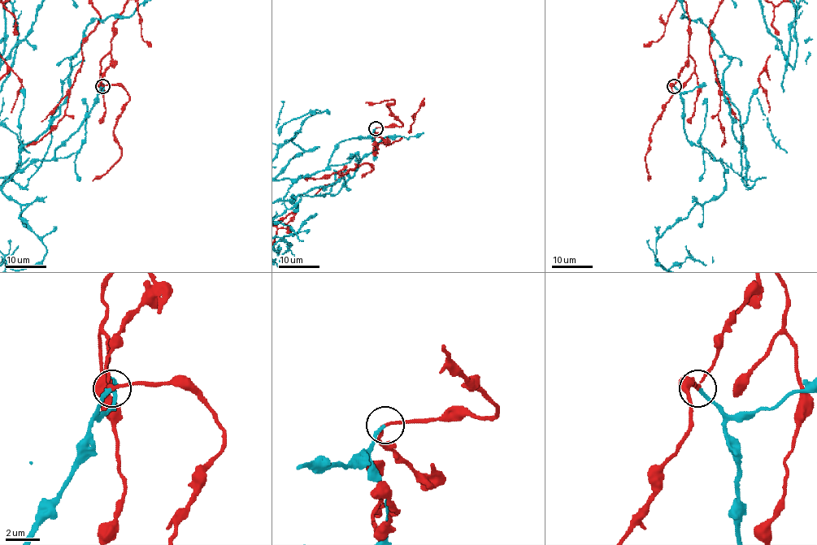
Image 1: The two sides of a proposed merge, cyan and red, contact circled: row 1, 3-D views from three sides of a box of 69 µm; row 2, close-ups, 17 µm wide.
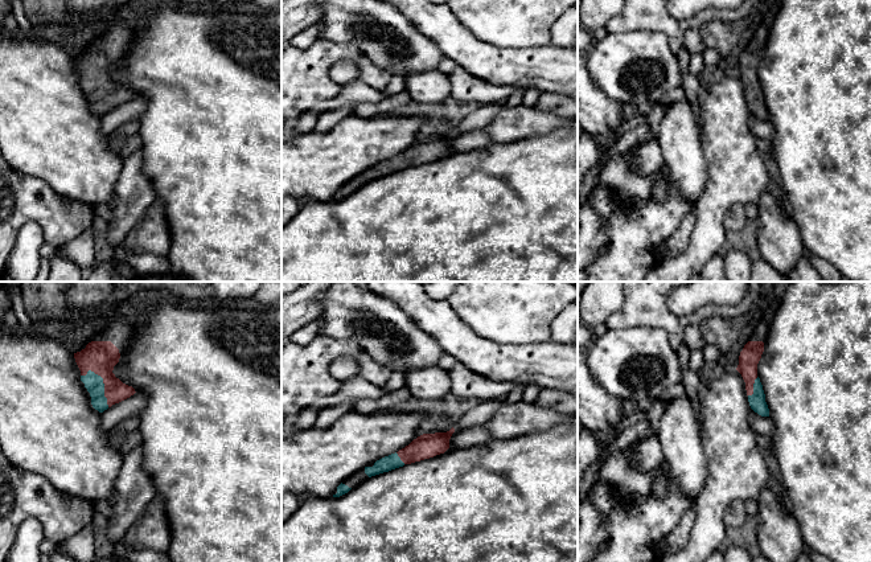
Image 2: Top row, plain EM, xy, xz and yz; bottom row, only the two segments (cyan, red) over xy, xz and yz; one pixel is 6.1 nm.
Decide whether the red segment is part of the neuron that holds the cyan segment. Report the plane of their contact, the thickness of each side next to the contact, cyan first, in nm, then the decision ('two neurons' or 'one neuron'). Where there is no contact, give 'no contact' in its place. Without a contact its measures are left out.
meets cyan in xy; 110 nm thick on the cyan side, 200 nm on the other; two neurons

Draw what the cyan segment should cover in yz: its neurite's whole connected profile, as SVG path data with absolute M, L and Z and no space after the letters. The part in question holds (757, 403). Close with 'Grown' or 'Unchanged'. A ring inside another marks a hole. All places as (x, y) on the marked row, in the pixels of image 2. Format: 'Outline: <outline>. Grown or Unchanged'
Outline: M757 377L753 383L753 394L748 395L751 409L761 417L769 417L769 409L765 402L765 394L760 378Z. Unchanged

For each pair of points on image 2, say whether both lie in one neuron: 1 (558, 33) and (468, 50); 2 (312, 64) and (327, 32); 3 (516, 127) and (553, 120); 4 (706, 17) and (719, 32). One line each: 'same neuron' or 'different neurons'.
1: different neurons
2: different neurons
3: same neuron
4: different neurons

